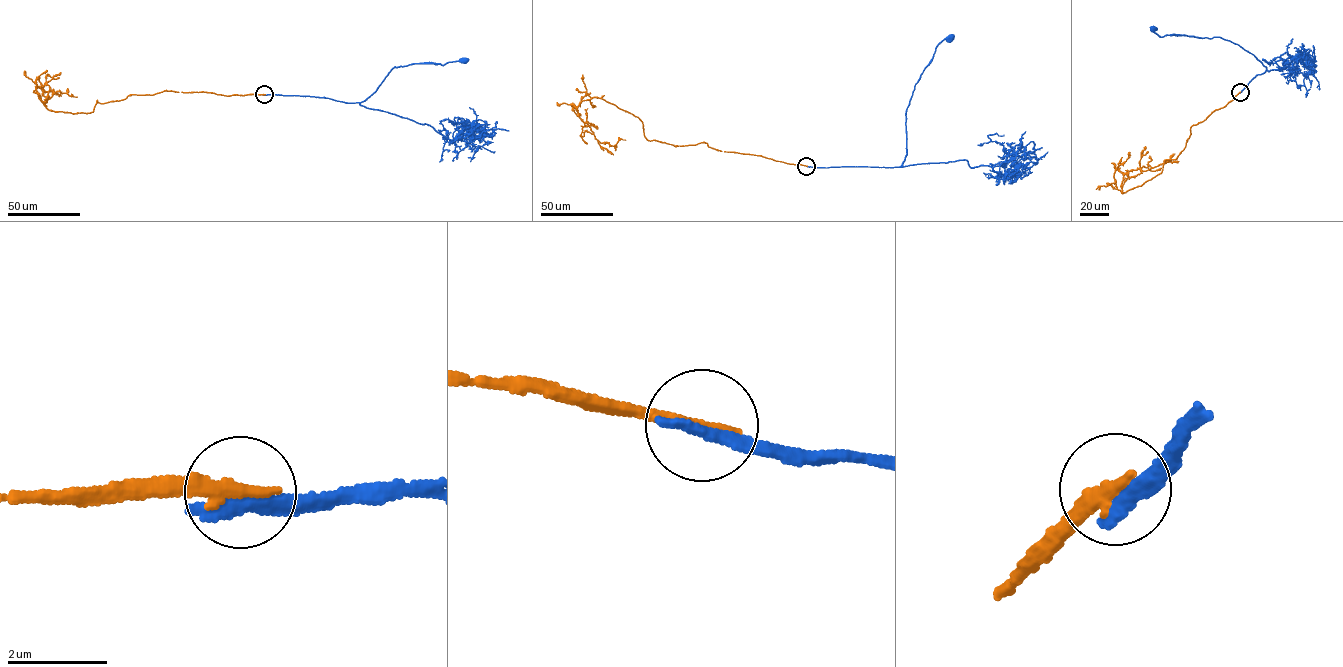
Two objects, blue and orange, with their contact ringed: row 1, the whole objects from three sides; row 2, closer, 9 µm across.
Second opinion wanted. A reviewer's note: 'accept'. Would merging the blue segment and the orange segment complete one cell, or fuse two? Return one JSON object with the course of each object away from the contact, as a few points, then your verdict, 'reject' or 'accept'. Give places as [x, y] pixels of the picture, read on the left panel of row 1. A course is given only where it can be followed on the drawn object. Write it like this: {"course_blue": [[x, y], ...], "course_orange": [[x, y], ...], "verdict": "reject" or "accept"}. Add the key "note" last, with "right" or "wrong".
{"course_blue": [[264, 94], [359, 102], [376, 90], [395, 66], [464, 61]], "course_orange": [[264, 94], [166, 90], [97, 100], [92, 112], [76, 113], [49, 110], [36, 89], [77, 97]], "verdict": "reject", "note": "wrong"}

